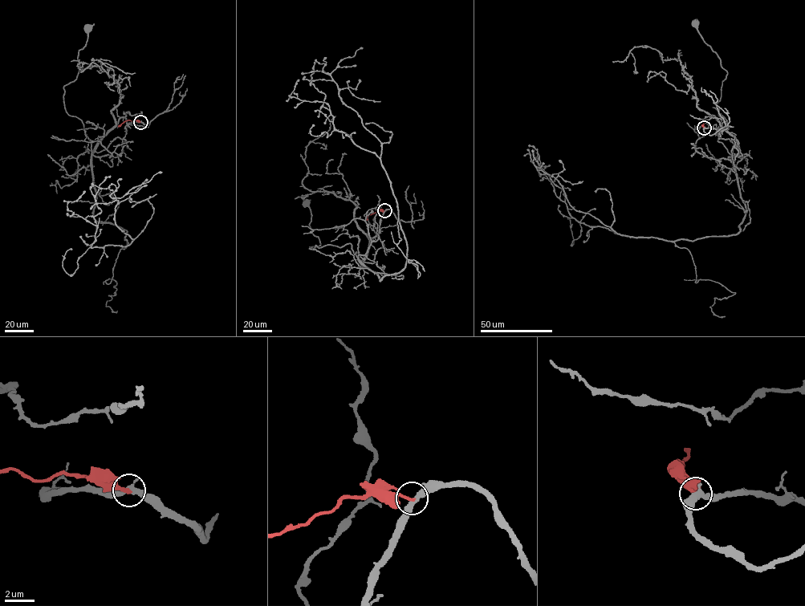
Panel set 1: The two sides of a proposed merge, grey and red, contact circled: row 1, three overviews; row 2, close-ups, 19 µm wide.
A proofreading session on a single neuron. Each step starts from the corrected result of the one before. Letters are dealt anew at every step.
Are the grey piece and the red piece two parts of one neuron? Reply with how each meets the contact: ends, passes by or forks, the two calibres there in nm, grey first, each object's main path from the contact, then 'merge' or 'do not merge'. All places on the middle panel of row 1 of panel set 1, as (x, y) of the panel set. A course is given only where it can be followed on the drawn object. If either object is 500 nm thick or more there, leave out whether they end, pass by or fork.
grey passes by | red ends | 360/200 nm | grey via (384, 210), (361, 263), (350, 243), (310, 246), (320, 244), (305, 203) | red via (384, 210), (368, 214), (365, 220) | do not merge

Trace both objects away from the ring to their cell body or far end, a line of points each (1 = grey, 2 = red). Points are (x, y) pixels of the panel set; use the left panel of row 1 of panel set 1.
1: (140, 122), (119, 119), (91, 153), (82, 121), (65, 109), (64, 86), (76, 78), (87, 28)
2: (140, 122), (128, 119), (118, 127)

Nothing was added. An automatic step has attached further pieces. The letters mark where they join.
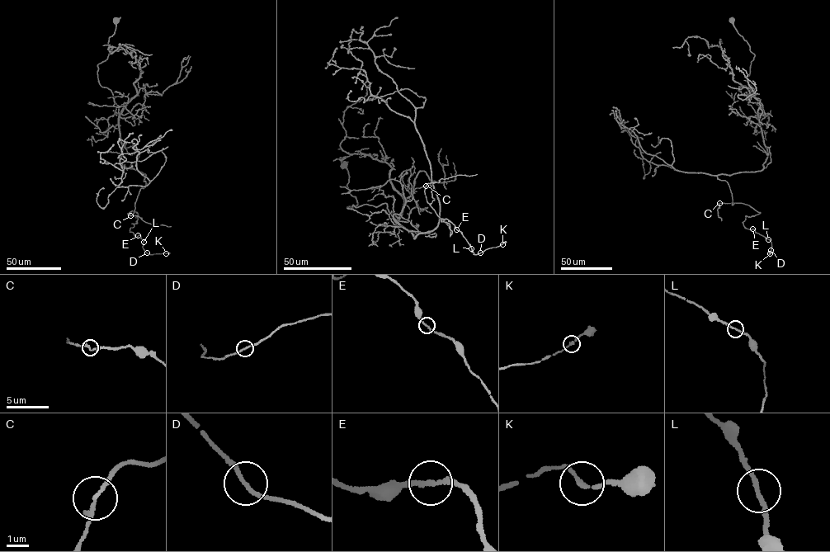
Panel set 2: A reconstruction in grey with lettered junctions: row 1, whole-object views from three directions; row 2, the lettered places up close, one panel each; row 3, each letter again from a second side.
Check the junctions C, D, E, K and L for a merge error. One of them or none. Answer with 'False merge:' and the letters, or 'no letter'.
False merge: no letter

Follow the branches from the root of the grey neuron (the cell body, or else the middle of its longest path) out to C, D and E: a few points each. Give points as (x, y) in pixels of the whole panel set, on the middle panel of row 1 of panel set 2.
C: (343, 165), (358, 204), (347, 206), (385, 203), (415, 238), (439, 219), (431, 169), (430, 204), (426, 185)
D: (343, 165), (358, 204), (347, 206), (385, 203), (415, 238), (439, 219), (431, 169), (430, 205), (480, 252)
E: (343, 165), (358, 204), (347, 206), (385, 203), (415, 238), (439, 219), (431, 169), (430, 205), (456, 229)

